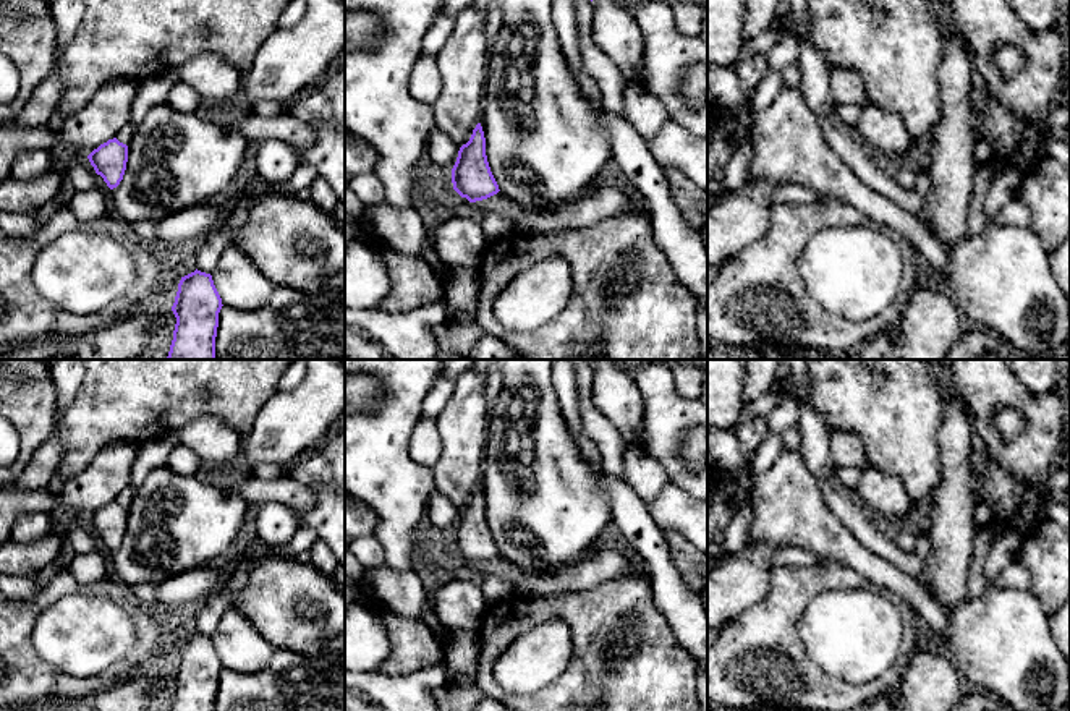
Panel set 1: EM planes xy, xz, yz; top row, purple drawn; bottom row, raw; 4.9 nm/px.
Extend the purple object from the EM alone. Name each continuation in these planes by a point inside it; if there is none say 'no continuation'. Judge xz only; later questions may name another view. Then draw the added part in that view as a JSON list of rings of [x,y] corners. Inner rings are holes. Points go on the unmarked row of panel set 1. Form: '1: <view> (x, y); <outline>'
no continuation

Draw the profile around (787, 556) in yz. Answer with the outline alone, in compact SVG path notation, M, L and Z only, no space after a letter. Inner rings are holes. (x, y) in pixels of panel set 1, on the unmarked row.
M783 546L774 557L775 565L826 565L832 560L801 547Z

